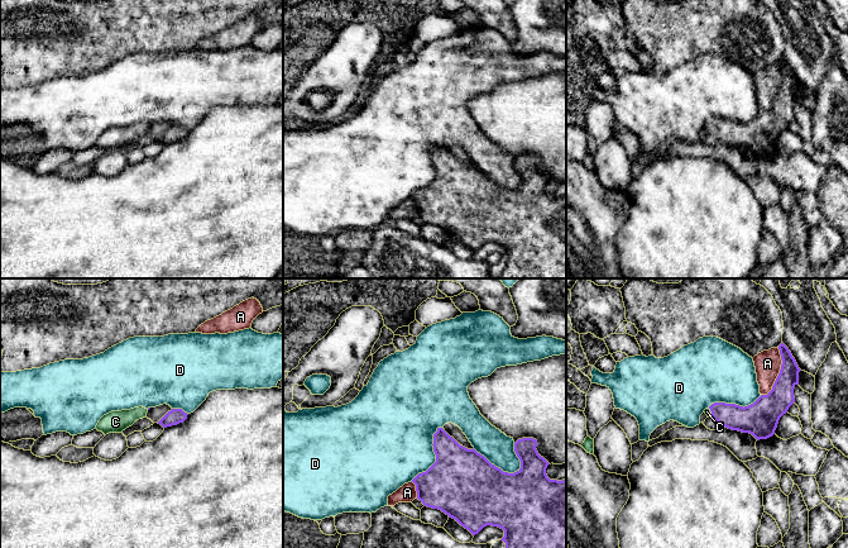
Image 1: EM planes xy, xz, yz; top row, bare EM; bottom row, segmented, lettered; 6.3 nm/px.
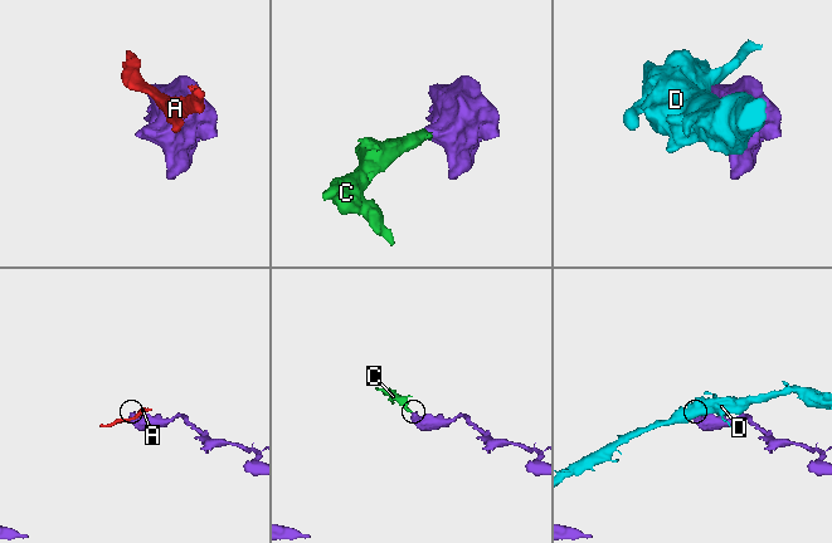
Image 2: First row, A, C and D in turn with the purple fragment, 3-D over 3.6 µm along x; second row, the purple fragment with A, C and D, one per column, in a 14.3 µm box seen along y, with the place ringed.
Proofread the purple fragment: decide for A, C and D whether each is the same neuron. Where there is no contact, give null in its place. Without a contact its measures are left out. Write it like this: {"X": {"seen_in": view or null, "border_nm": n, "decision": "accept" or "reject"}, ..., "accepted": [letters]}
{"A": {"seen_in": "yz", "border_nm": 340, "decision": "reject"}, "C": {"seen_in": "yz", "border_nm": 60, "decision": "accept"}, "D": {"seen_in": "xz", "border_nm": 340, "decision": "reject"}, "accepted": ["C"]}

